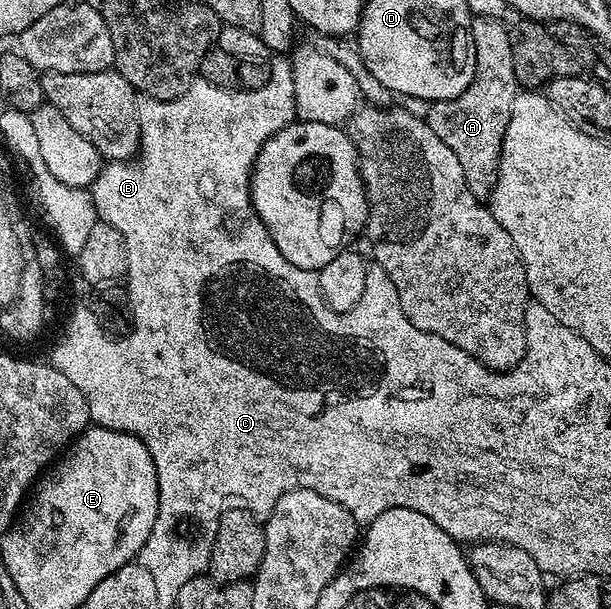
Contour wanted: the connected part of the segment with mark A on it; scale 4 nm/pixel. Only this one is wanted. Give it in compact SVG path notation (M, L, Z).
M478 16L473 19L472 45L476 59L474 78L470 86L462 90L462 94L449 100L435 101L427 117L430 130L434 130L434 134L438 134L438 138L442 138L442 142L446 142L450 150L454 150L454 155L462 165L462 174L466 174L466 186L470 186L470 190L482 202L491 197L492 187L496 184L496 175L500 173L500 151L506 134L506 126L510 122L510 106L514 106L514 98L518 91L516 83L518 66L514 62L514 54L510 54L509 25L503 24L504 22L503 19L494 16Z

